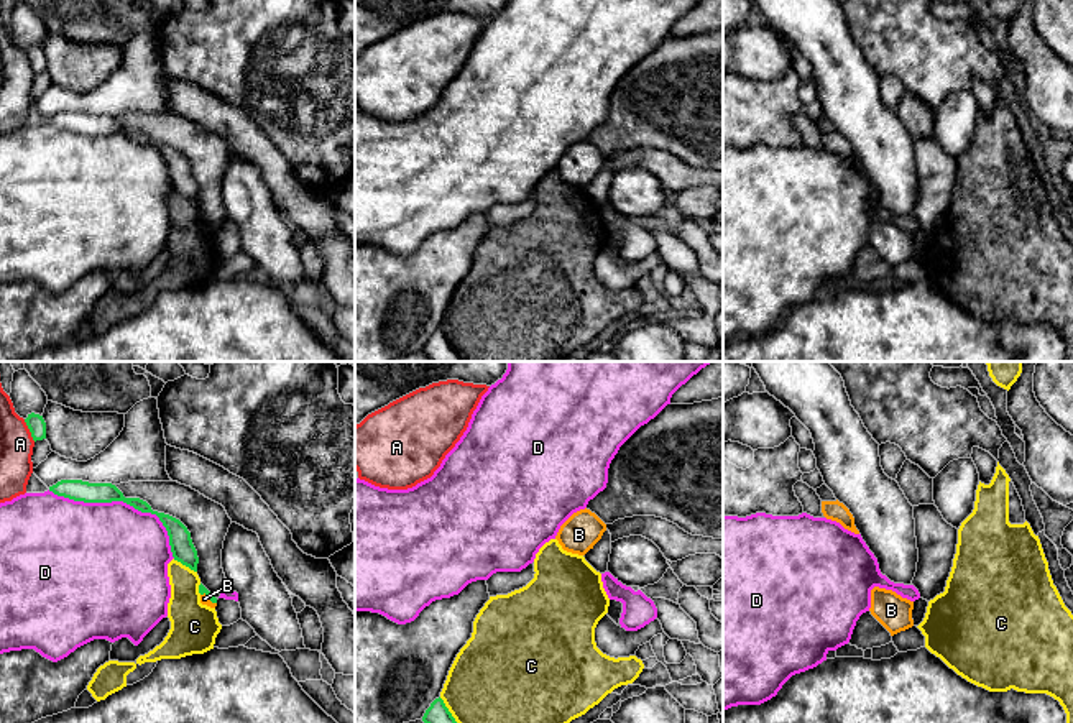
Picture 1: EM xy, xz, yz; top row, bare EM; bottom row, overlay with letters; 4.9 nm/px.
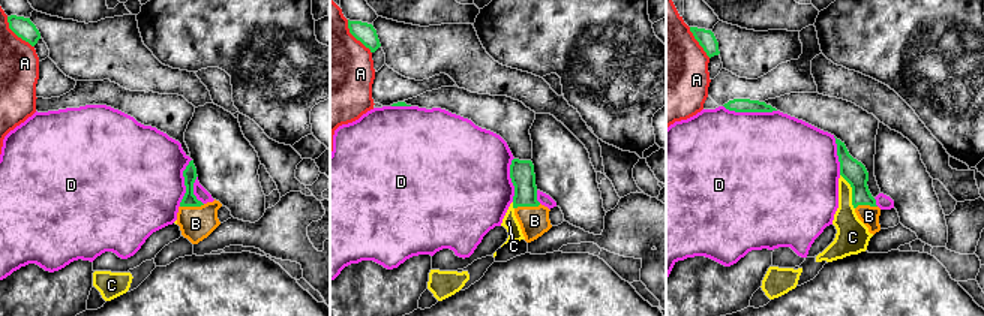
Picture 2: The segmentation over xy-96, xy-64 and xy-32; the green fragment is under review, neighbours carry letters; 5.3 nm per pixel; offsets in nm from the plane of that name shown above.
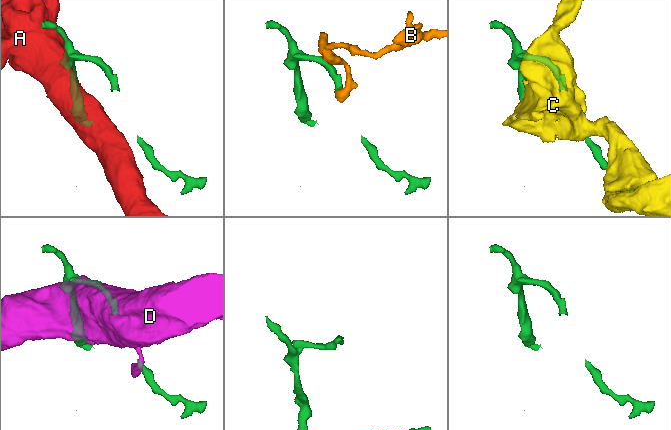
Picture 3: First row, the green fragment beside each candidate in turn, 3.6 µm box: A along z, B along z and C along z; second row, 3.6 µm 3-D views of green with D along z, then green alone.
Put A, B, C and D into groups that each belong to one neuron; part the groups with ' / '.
A / B / C / D

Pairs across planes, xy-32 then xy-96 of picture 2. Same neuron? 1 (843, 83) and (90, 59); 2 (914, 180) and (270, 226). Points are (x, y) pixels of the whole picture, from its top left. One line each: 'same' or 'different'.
1: same
2: different

